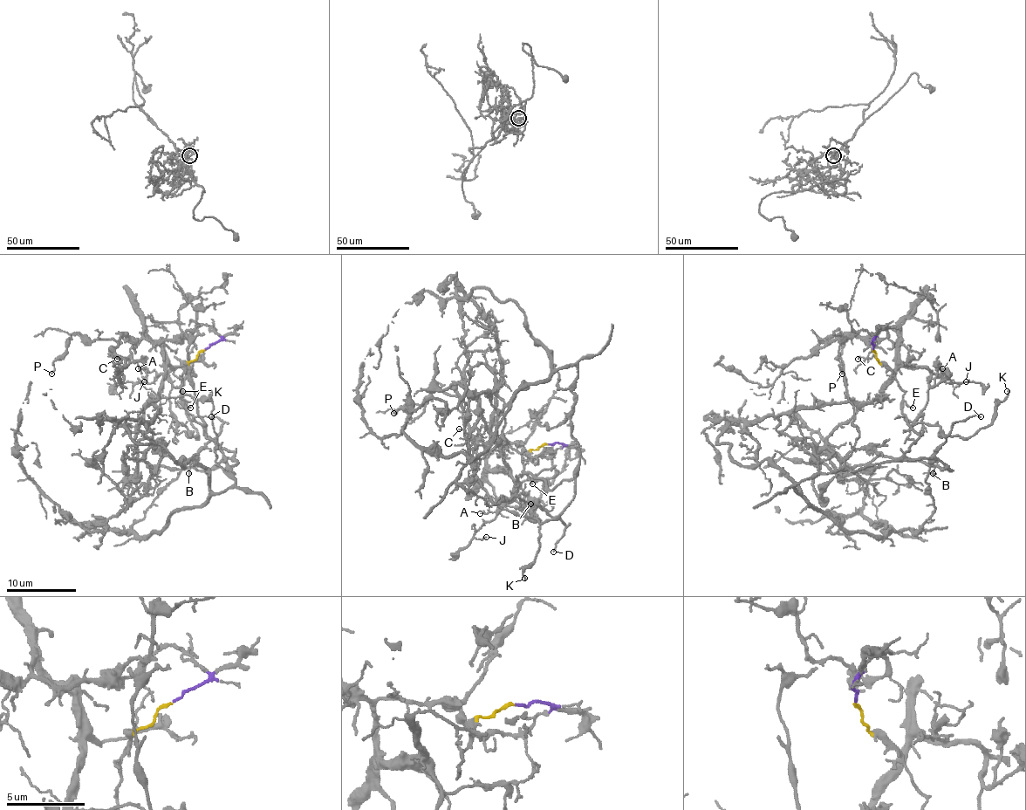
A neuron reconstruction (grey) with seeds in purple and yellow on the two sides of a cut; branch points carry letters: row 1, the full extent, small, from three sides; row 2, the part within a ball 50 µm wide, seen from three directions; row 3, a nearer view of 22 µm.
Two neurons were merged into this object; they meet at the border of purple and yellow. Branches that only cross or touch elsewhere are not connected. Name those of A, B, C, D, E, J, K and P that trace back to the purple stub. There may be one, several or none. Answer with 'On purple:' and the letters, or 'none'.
On purple: A, C, J, K, P

